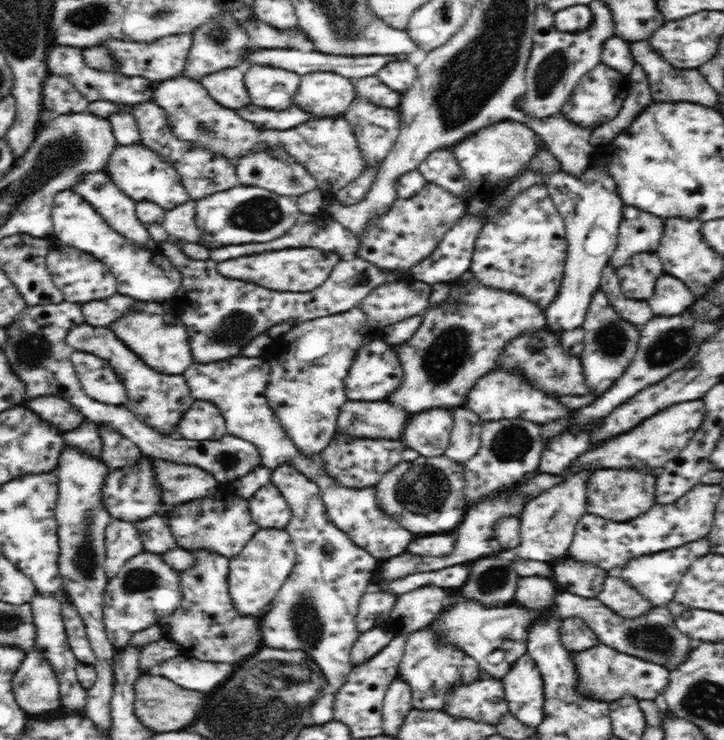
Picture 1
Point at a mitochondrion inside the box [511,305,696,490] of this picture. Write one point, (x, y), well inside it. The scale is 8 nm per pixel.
(550, 371)

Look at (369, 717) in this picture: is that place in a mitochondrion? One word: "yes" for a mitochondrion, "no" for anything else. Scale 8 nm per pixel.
no

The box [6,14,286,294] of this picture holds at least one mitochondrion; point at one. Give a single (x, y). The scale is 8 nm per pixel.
(217, 36)

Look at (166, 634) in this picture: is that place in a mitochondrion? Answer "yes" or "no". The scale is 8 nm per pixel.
no

